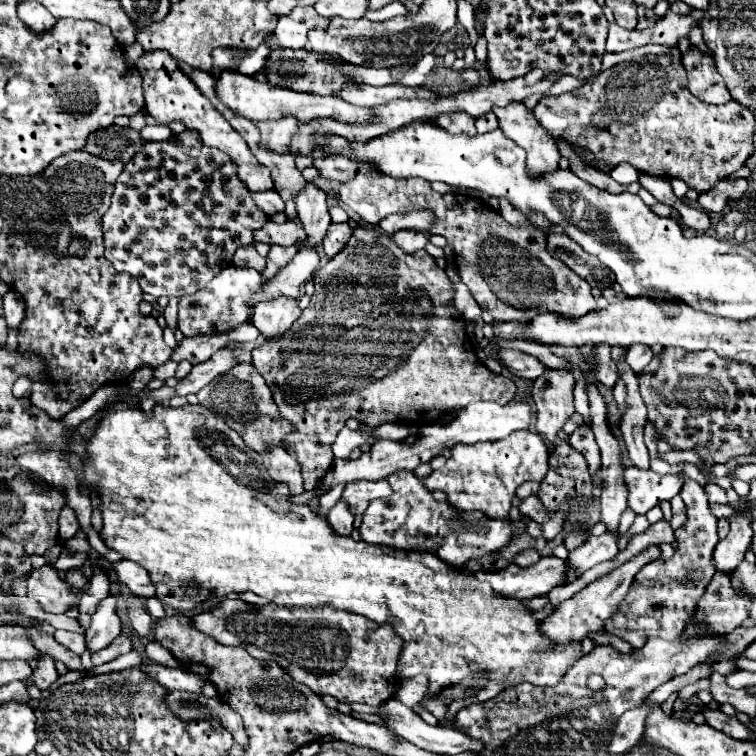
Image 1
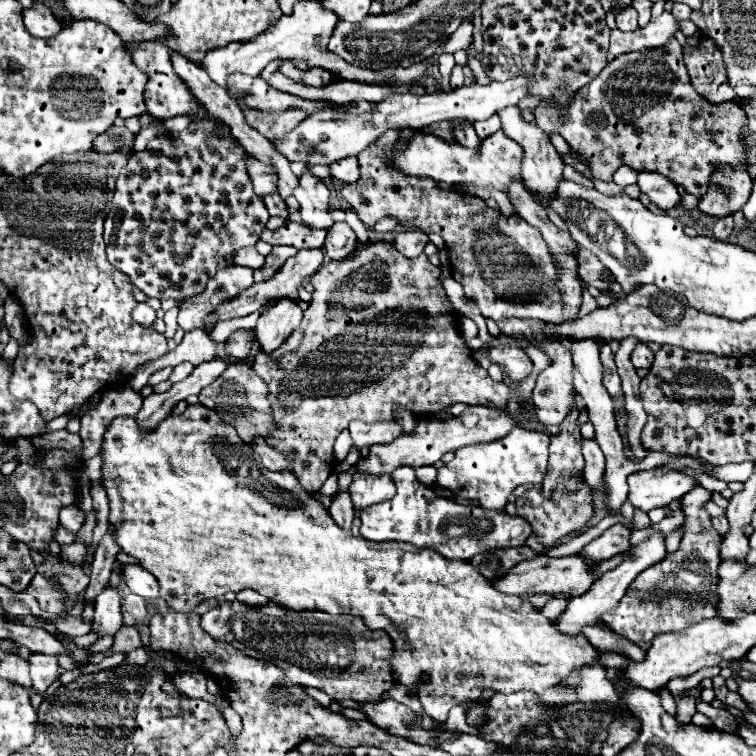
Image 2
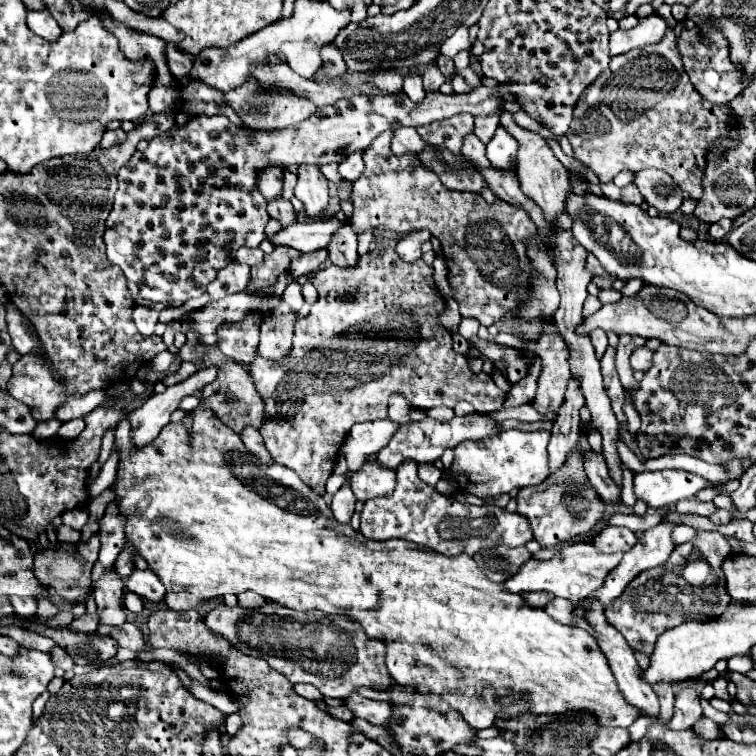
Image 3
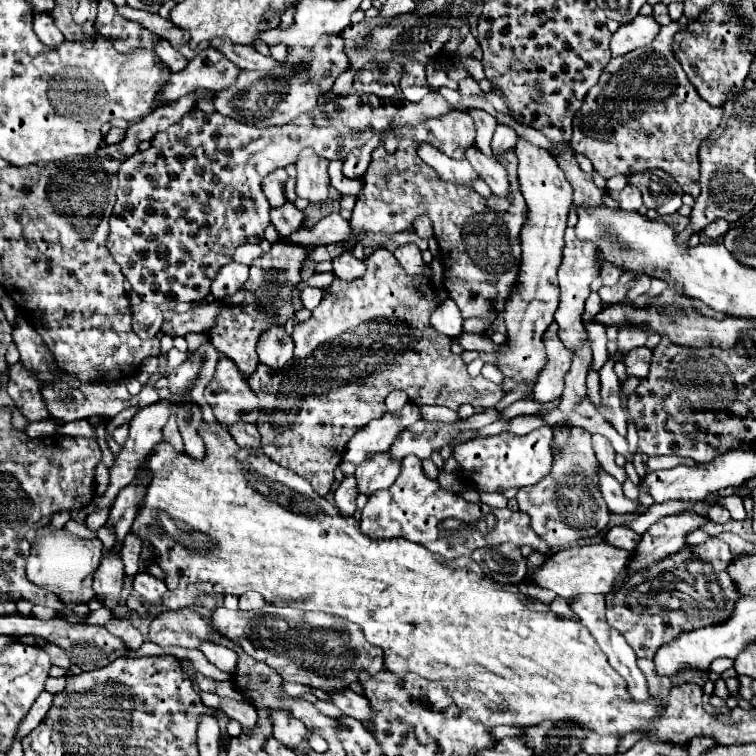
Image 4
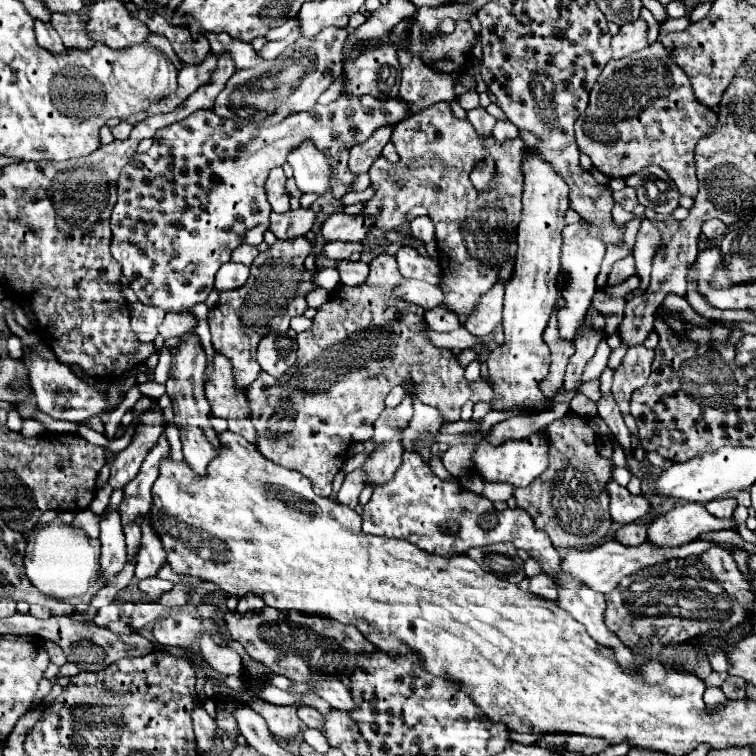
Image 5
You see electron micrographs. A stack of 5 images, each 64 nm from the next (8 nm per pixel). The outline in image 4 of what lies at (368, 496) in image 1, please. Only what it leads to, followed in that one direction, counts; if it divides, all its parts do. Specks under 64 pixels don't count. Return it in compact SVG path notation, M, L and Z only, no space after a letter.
M380 452L364 460L356 466L354 478L358 484L358 492L364 496L372 496L378 490L388 490L400 474L398 462L388 462L388 454Z

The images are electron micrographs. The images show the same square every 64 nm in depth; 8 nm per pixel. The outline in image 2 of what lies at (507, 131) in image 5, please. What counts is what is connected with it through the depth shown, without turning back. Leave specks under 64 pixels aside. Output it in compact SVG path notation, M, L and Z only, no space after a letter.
M412 130L412 136L406 140L402 150L396 150L396 148L390 150L388 162L390 162L392 170L406 174L406 176L432 178L432 180L444 182L448 186L472 184L472 186L496 188L496 190L508 192L508 188L514 180L522 182L522 176L520 176L522 158L524 158L524 150L520 150L520 146L516 142L512 142L502 130L484 138L478 148L460 146L460 142L444 140L432 132Z

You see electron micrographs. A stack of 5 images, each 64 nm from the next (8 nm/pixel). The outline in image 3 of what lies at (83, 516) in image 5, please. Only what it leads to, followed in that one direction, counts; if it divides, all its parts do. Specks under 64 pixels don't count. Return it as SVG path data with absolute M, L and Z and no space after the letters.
M64 524L56 530L56 536L58 536L58 542L62 542L62 544L72 544L72 542L80 540L80 532L70 526L64 526Z

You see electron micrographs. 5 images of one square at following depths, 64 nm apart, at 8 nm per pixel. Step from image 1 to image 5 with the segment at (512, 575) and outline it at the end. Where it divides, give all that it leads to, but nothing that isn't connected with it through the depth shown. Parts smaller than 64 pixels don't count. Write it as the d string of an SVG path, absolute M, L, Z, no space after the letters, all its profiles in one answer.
M608 540L604 544L600 544L598 548L592 548L592 550L568 550L560 562L560 572L566 574L566 576L574 576L578 578L586 588L590 590L596 590L596 592L602 592L602 594L608 594L612 592L622 578L634 574L636 570L642 570L646 566L654 566L654 564L662 564L670 558L692 558L696 554L702 554L706 548L710 548L714 542L704 542L704 540L694 540L694 542L688 542L688 546L680 546L676 550L656 550L656 546L648 546L648 544L642 544L642 546L634 546L634 548L628 548L628 546L620 546L618 542L614 540Z

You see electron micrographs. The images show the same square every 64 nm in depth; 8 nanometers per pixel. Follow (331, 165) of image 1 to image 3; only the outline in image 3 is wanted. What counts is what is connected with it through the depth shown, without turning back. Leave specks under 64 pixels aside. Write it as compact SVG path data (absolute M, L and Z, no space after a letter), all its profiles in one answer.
M354 152L350 154L340 166L338 166L338 174L348 180L348 182L354 182L356 178L360 178L364 170L364 162L362 162L362 152Z

